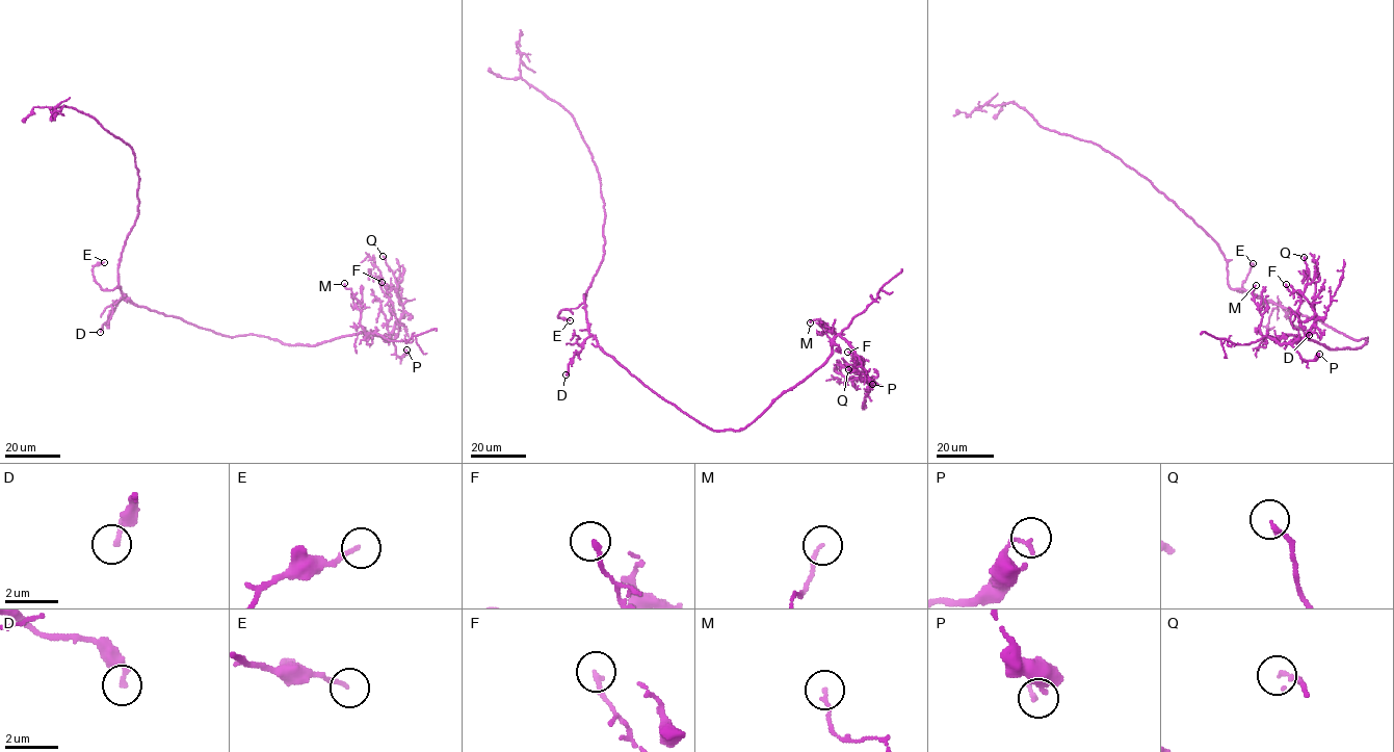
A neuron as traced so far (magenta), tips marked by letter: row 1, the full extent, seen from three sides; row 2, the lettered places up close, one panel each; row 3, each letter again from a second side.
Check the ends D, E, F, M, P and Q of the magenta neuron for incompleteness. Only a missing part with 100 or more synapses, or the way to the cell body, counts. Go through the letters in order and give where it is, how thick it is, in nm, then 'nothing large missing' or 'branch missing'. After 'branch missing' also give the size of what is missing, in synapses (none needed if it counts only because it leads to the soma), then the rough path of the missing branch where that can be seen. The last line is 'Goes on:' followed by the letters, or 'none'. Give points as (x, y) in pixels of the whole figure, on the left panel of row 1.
D: at (100, 332); 190 nm thick; nothing large missing
E: at (104, 262); 140 nm thick; nothing large missing
F: at (382, 282); 190 nm thick; nothing large missing
M: at (344, 283); 120 nm thick; nothing large missing
P: at (406, 349); 160 nm thick; nothing large missing
Q: at (383, 256); 140 nm thick; nothing large missing
Goes on: none

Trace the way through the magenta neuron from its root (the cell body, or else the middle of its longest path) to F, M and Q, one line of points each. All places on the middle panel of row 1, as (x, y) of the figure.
F: (606, 354), (721, 431), (745, 428), (810, 376), (837, 335), (868, 382), (847, 352)
M: (606, 354), (713, 430), (741, 430), (831, 355), (835, 333), (817, 318), (810, 322)
Q: (606, 354), (715, 431), (751, 423), (826, 360), (837, 335), (868, 382), (863, 368), (848, 369)

